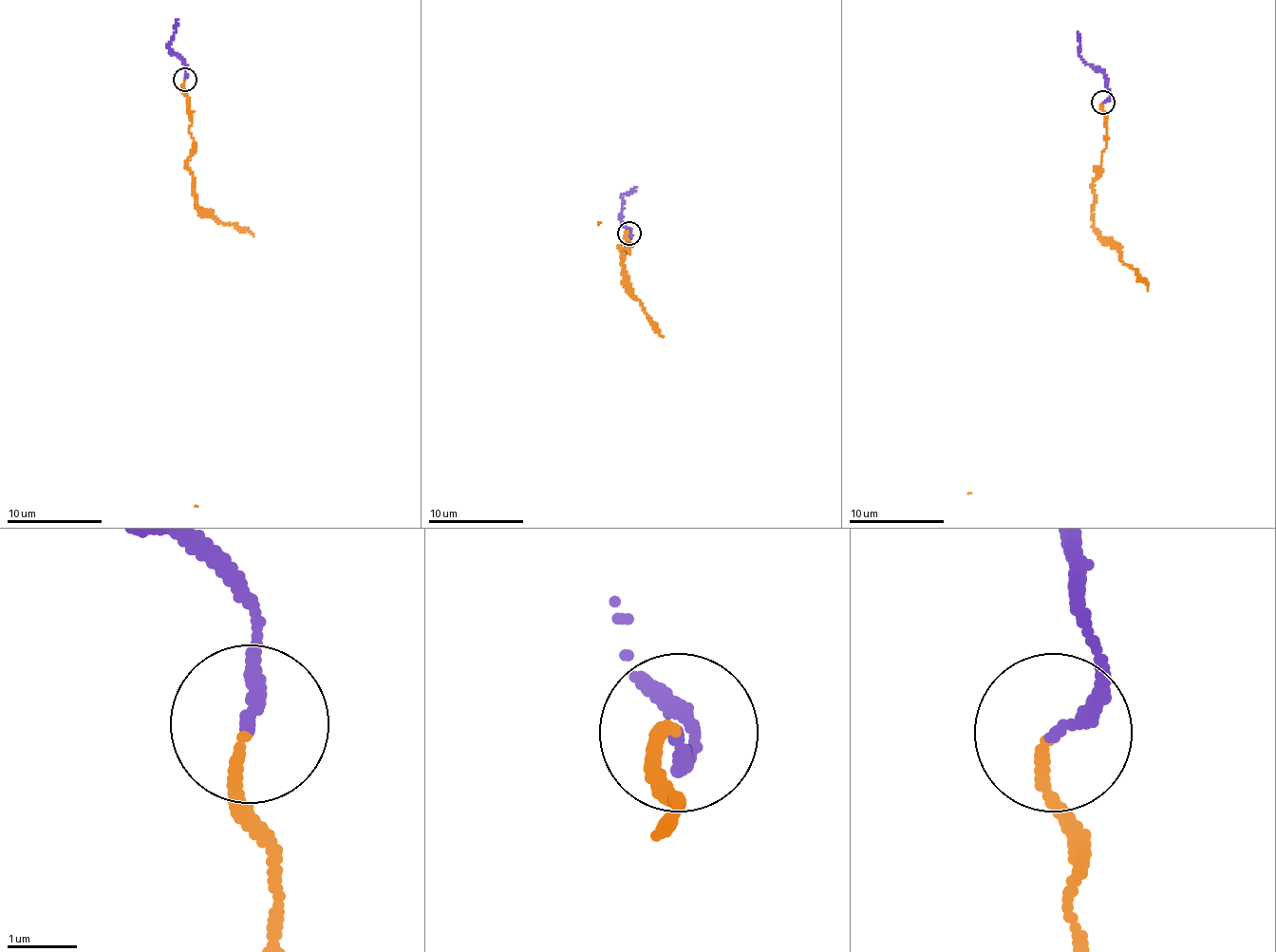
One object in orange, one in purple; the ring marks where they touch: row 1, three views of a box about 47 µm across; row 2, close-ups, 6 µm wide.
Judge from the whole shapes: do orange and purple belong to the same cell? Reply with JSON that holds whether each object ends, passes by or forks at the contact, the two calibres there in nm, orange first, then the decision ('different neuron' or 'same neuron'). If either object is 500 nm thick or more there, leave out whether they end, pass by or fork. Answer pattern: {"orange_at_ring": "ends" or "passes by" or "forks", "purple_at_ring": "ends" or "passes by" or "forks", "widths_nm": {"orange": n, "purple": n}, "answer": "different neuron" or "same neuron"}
{"orange_at_ring": "ends", "purple_at_ring": "ends", "widths_nm": {"orange": 120, "purple": 200}, "answer": "same neuron"}

